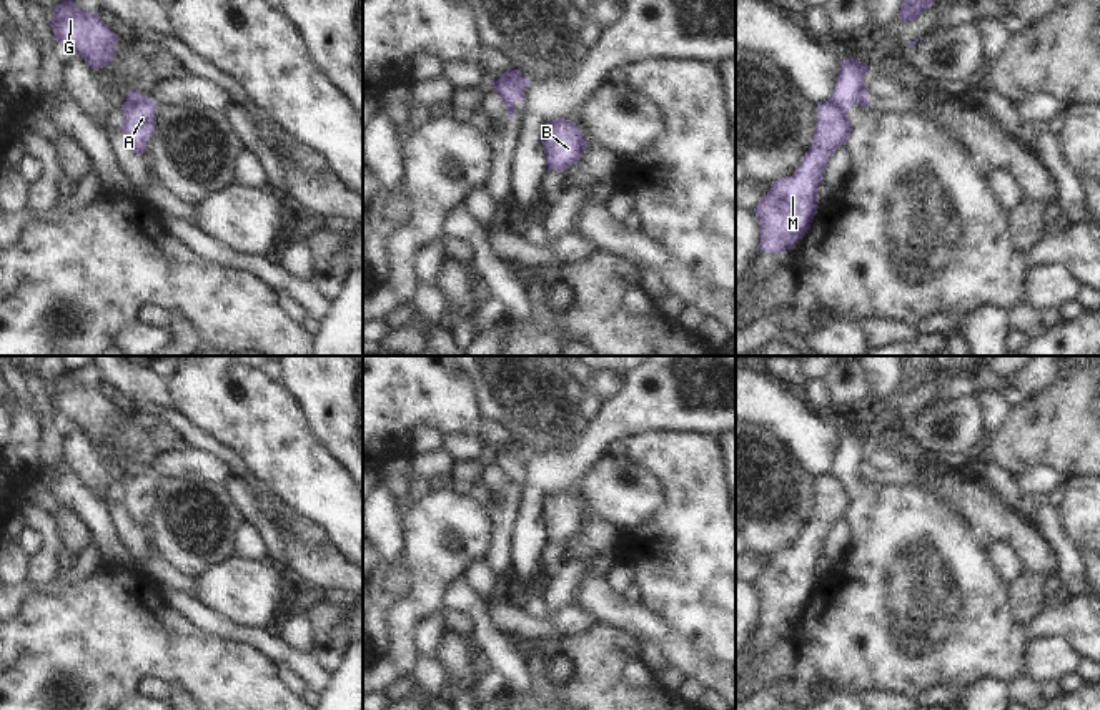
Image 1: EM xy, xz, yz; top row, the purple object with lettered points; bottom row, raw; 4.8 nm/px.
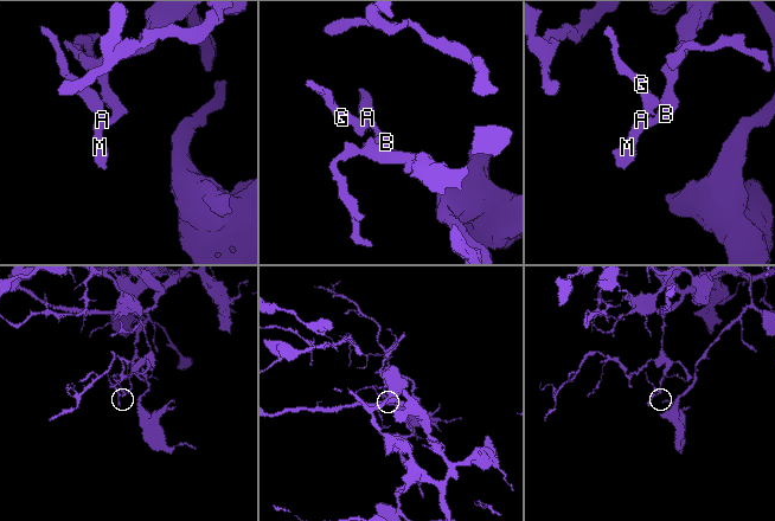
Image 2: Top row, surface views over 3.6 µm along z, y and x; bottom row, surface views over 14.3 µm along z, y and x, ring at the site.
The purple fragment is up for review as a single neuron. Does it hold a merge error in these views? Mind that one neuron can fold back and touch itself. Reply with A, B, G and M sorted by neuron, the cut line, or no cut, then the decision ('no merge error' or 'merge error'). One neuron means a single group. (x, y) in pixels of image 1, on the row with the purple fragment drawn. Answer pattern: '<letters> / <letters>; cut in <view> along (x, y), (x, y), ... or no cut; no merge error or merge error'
A B M / G; cut in xz along (498, 80), (508, 80), (523, 88); merge error

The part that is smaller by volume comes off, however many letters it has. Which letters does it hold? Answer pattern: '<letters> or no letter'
G

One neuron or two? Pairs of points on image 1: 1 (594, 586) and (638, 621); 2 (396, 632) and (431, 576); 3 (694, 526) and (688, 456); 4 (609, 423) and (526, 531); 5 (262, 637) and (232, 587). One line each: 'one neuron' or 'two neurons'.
1: one neuron
2: one neuron
3: one neuron
4: one neuron
5: two neurons

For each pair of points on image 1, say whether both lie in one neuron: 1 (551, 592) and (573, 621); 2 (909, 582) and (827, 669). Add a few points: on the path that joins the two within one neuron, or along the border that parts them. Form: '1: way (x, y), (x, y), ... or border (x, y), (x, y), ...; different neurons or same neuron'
1: border (573, 604), (558, 609), (548, 619); different neurons
2: way (887, 604), (844, 647); same neuron

